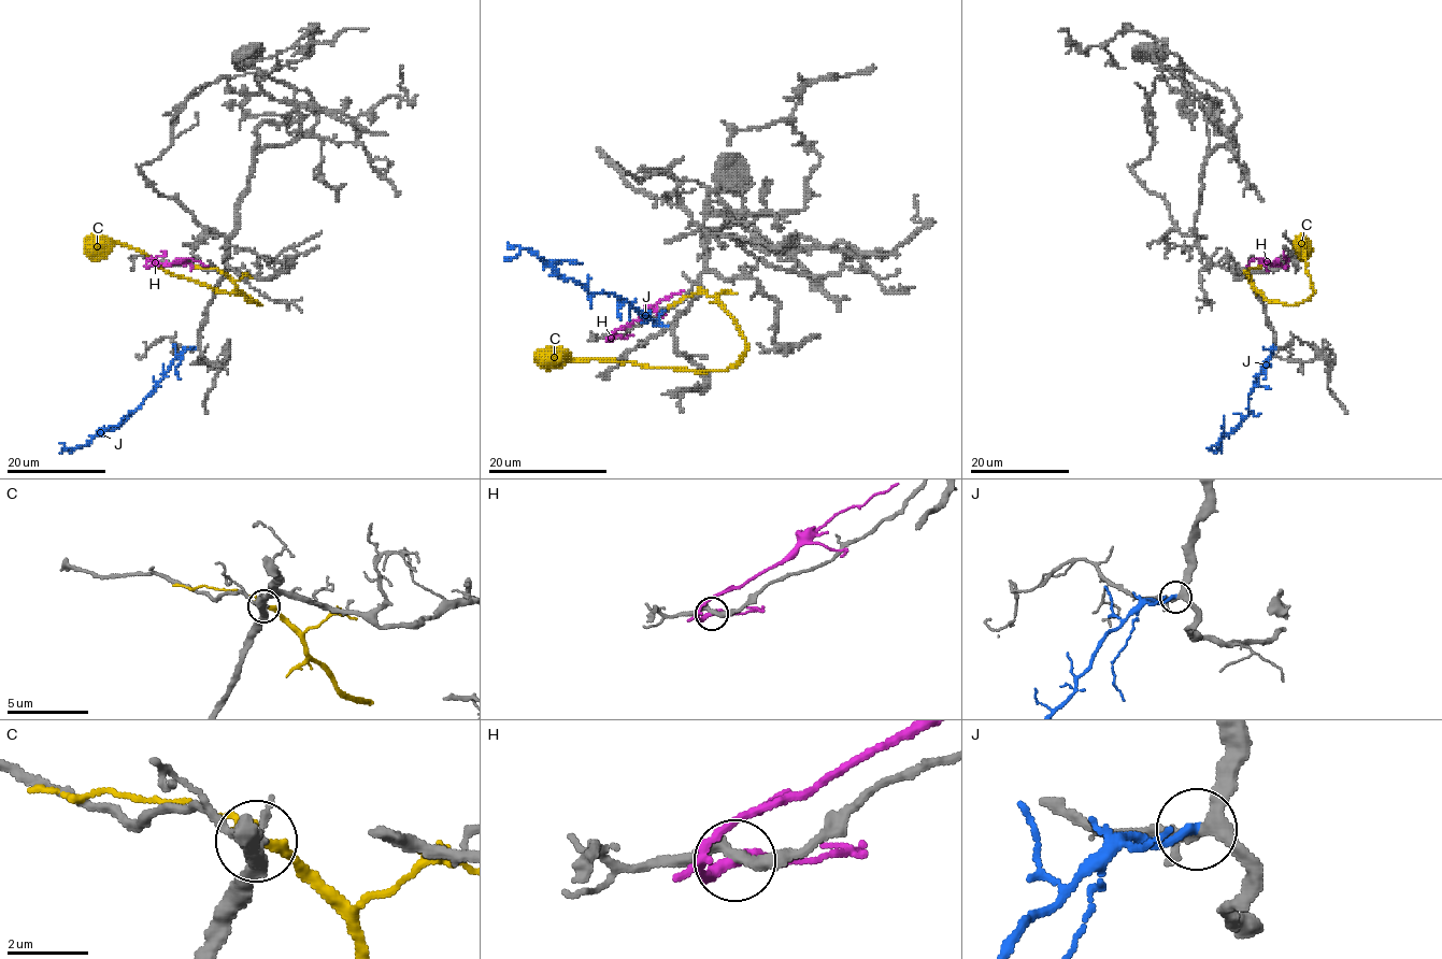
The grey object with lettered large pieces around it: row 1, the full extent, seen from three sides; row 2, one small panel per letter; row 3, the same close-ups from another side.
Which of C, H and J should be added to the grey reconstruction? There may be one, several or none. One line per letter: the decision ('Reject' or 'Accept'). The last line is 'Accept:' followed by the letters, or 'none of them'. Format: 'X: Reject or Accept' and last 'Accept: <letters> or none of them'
C: Reject
H: Reject
J: Reject
Accept: none of them

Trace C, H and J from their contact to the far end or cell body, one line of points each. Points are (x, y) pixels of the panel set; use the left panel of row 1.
C: (223, 273), (248, 300), (260, 304), (243, 294), (217, 291), (172, 276), (140, 252), (122, 244), (85, 253)
H: (151, 258), (146, 265), (172, 263), (189, 257), (206, 266)
J: (195, 347), (187, 348), (172, 361), (155, 389), (115, 428), (104, 429), (72, 451), (60, 442)

